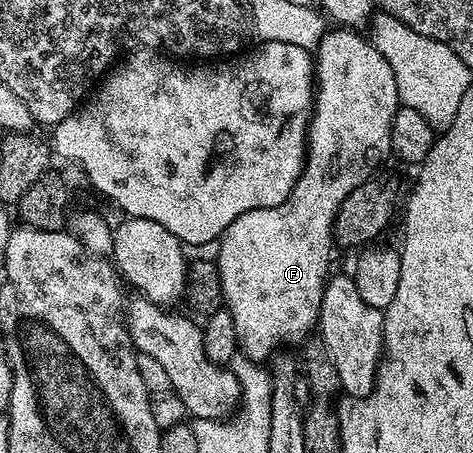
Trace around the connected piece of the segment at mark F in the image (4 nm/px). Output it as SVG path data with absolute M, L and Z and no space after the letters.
M344 27L330 28L315 50L314 115L307 138L305 167L283 203L270 209L247 211L221 234L216 259L221 276L224 308L232 315L240 352L265 363L282 347L304 342L314 332L321 315L325 282L331 276L329 256L335 250L333 224L343 199L351 195L393 153L391 127L401 105L395 75L368 36Z

